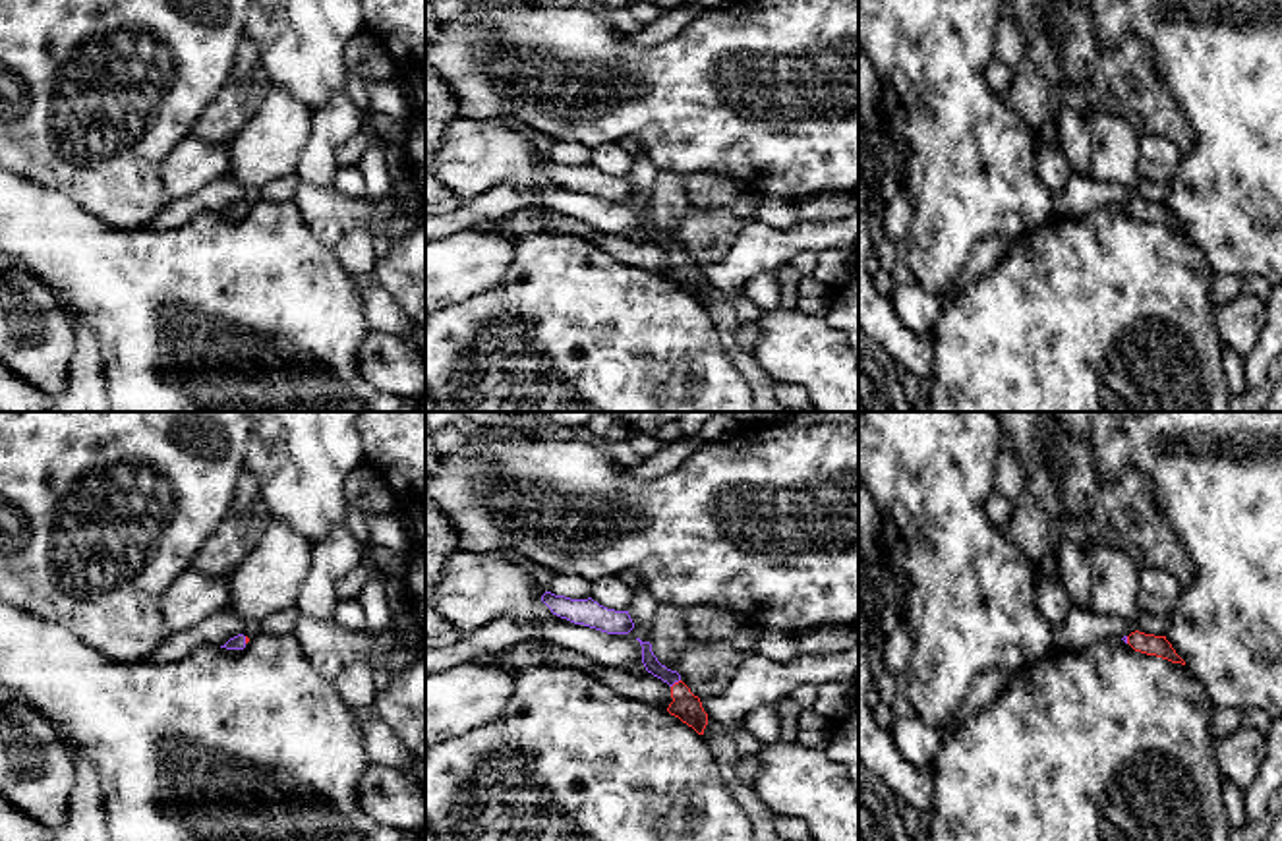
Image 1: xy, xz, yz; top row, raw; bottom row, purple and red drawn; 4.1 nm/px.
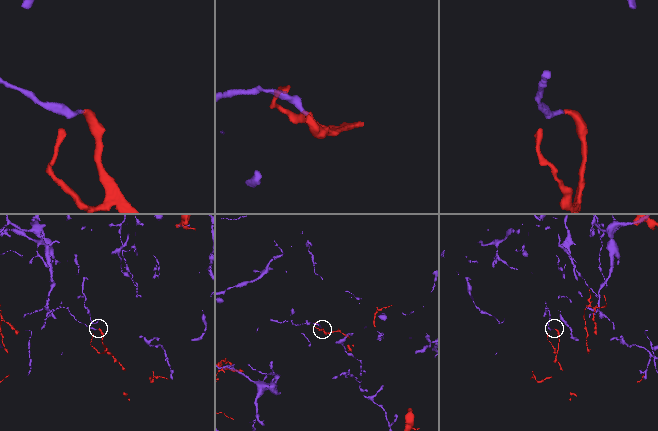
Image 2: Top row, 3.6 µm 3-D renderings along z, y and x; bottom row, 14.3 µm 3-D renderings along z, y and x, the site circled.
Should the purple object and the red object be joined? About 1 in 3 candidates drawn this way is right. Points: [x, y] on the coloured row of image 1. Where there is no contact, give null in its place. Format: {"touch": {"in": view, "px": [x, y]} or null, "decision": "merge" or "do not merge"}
{"touch": {"in": "xz", "px": [675, 681]}, "decision": "do not merge"}

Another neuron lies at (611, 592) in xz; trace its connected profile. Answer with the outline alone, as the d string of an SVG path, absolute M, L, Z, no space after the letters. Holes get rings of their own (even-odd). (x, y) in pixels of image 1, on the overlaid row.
M603 576L592 582L592 599L607 609L626 611L634 594L619 576Z

